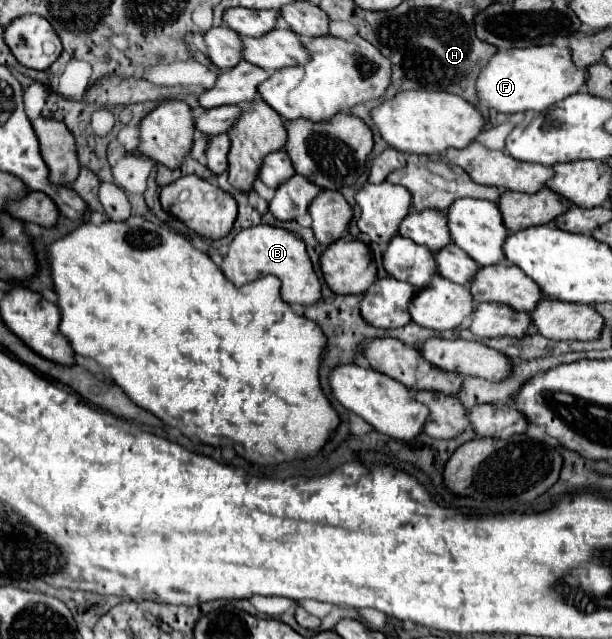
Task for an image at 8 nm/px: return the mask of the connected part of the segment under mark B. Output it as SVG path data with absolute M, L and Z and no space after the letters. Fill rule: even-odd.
M268 224L252 226L242 230L230 244L228 254L224 256L224 262L220 264L224 276L234 284L234 286L244 286L248 282L258 280L260 276L274 274L282 280L282 298L288 304L314 304L322 298L322 286L320 280L312 268L310 256L306 252L304 240L296 238L292 232L284 228L274 228Z

